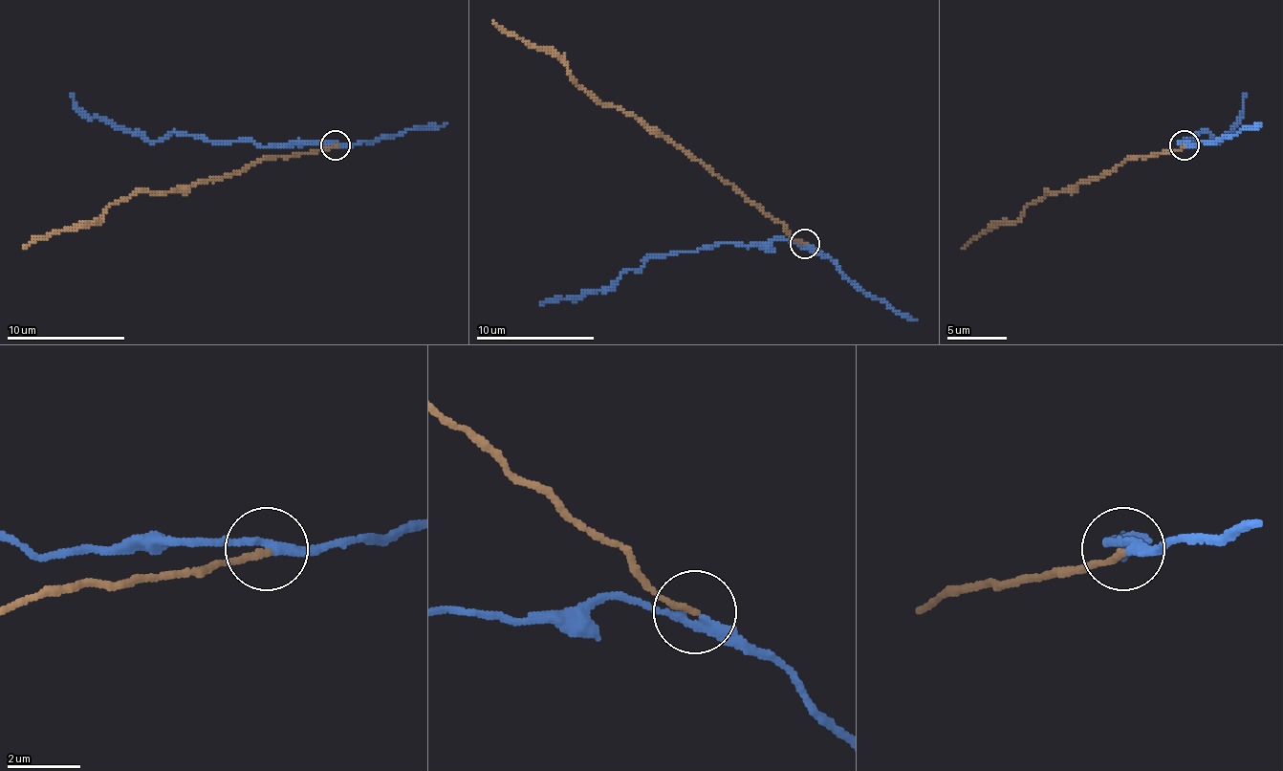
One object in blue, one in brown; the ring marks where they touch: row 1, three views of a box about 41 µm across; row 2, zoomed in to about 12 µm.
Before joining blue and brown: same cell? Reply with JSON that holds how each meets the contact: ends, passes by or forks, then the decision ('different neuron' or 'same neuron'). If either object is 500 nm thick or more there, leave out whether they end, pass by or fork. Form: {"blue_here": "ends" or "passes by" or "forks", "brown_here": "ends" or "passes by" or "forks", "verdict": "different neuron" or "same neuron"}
{"blue_here": "passes by", "brown_here": "ends", "verdict": "same neuron"}

